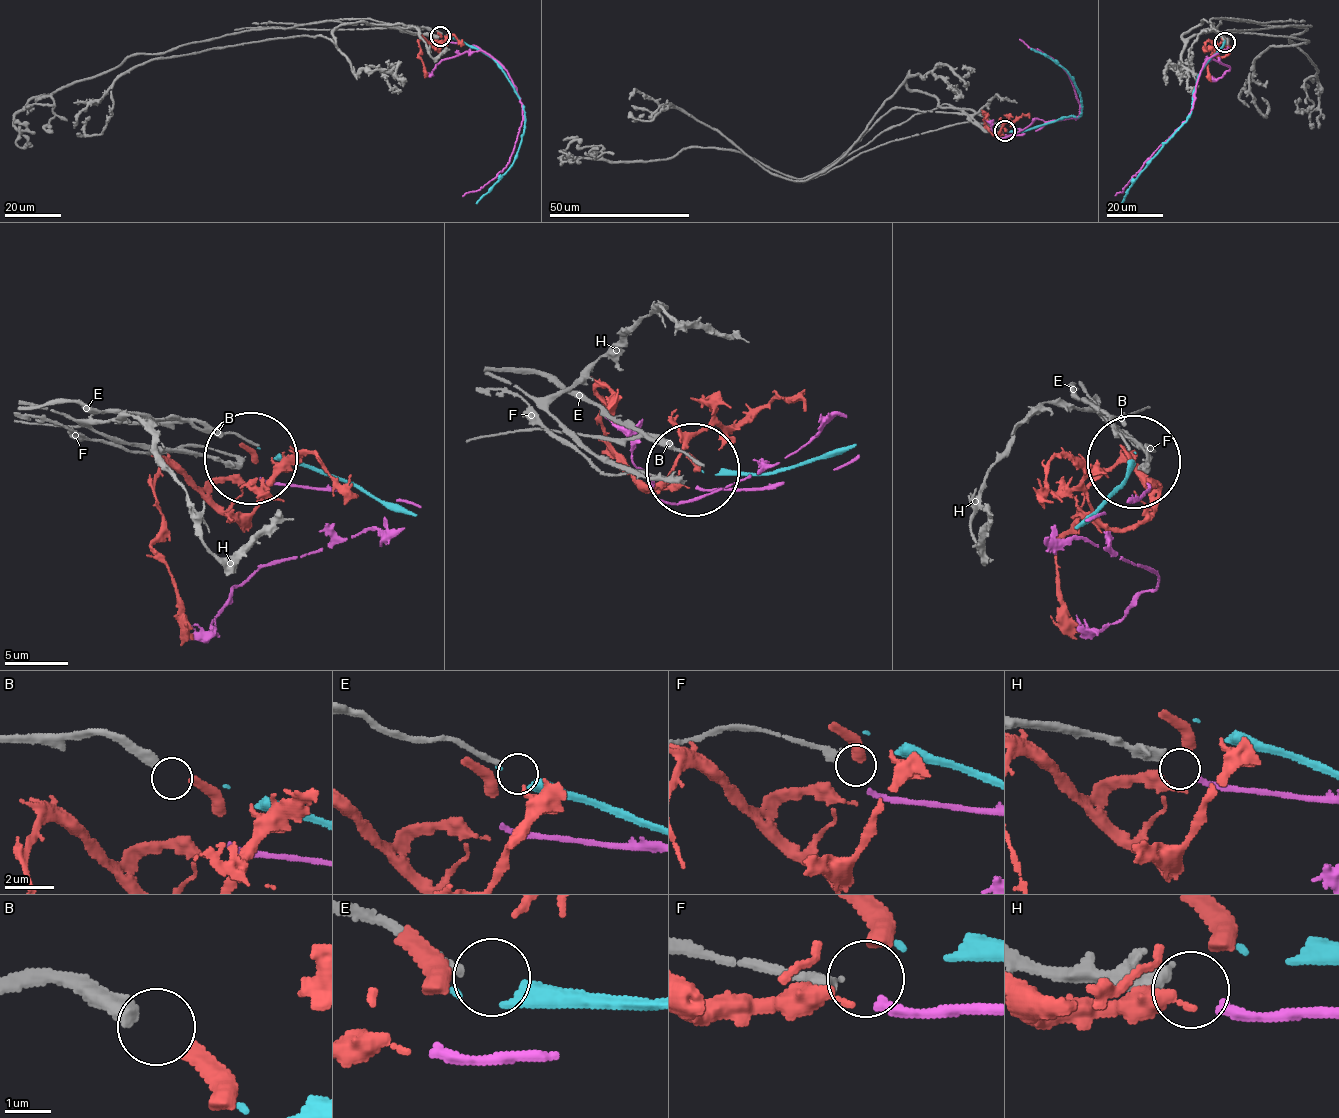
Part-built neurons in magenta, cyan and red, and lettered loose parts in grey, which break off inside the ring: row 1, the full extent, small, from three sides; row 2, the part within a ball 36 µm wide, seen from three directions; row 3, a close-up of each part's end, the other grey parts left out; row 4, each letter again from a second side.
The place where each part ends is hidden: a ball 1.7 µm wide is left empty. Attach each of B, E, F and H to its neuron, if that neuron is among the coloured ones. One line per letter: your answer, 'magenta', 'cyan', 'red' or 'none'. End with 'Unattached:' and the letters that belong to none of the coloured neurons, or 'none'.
B: red
E: none
F: none
H: magenta
Unattached: E, F

